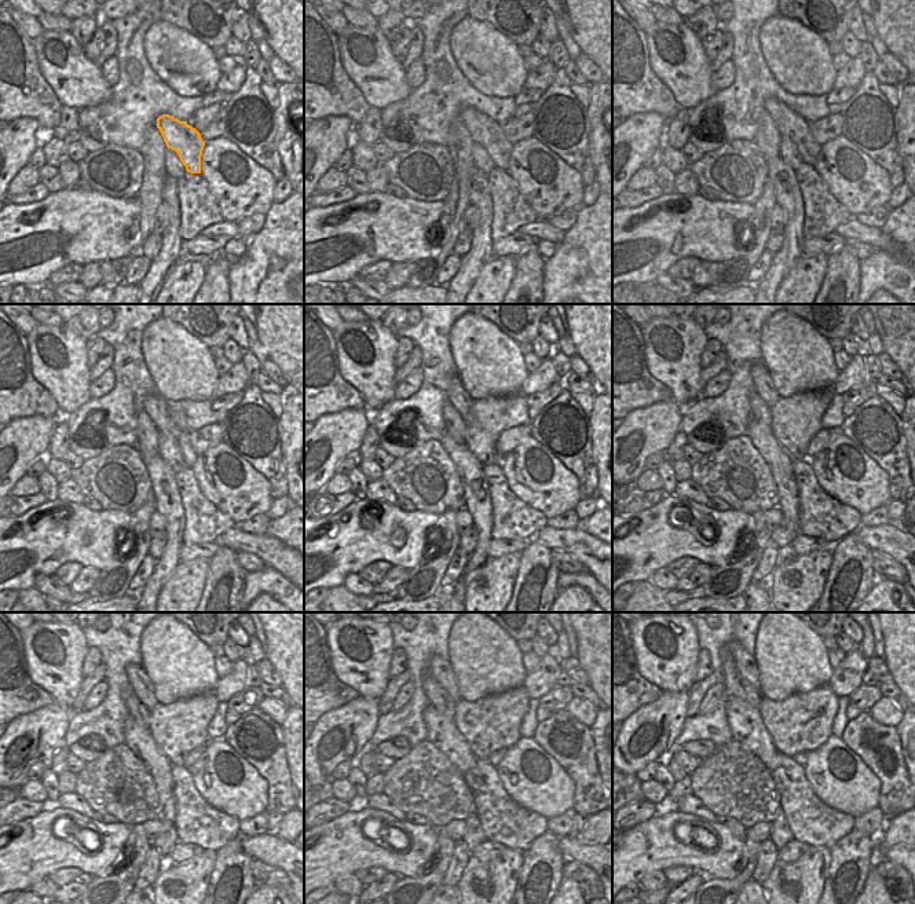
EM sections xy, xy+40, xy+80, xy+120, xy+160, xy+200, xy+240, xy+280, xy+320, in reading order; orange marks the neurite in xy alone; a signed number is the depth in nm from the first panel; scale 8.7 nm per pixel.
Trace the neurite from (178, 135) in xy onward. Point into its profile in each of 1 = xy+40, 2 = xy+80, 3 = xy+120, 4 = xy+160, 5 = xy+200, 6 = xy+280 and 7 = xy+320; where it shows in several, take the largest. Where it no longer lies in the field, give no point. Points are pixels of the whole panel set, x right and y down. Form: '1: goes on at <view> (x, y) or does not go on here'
1: goes on at xy+40 (489, 134)
2: goes on at xy+80 (789, 123)
3: goes on at xy+120 (156, 406)
4: goes on at xy+160 (458, 396)
5: goes on at xy+200 (764, 387)
6: goes on at xy+280 (442, 672)
7: goes on at xy+320 (746, 663)

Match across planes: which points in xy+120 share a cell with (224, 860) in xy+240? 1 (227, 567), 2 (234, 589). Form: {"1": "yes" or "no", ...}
{"1": "yes", "2": "yes"}

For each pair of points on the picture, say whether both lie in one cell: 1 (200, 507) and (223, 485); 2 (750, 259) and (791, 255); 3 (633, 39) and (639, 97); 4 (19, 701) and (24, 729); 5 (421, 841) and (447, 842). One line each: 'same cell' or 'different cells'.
1: different cells
2: different cells
3: same cell
4: different cells
5: different cells

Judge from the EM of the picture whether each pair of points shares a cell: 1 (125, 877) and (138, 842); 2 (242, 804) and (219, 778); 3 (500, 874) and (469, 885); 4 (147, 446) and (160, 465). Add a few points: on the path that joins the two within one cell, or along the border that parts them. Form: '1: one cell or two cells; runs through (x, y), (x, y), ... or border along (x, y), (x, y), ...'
1: one cell; runs through (131, 868), (138, 851)
2: one cell; runs through (238, 797), (226, 784)
3: one cell; runs through (491, 877), (474, 877)
4: two cells; border along (157, 453), (143, 460)

